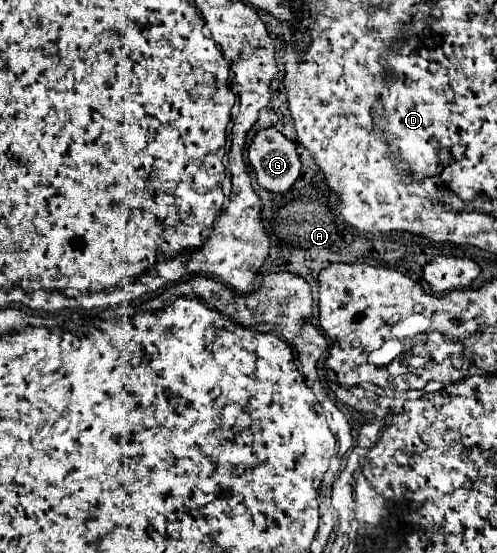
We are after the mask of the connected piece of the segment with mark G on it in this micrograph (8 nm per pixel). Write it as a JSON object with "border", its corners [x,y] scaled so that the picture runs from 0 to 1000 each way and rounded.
{"border":[[[523,233],[499,266],[503,298],[515,309],[523,338],[575,349],[604,316],[596,262],[559,233]]]}

